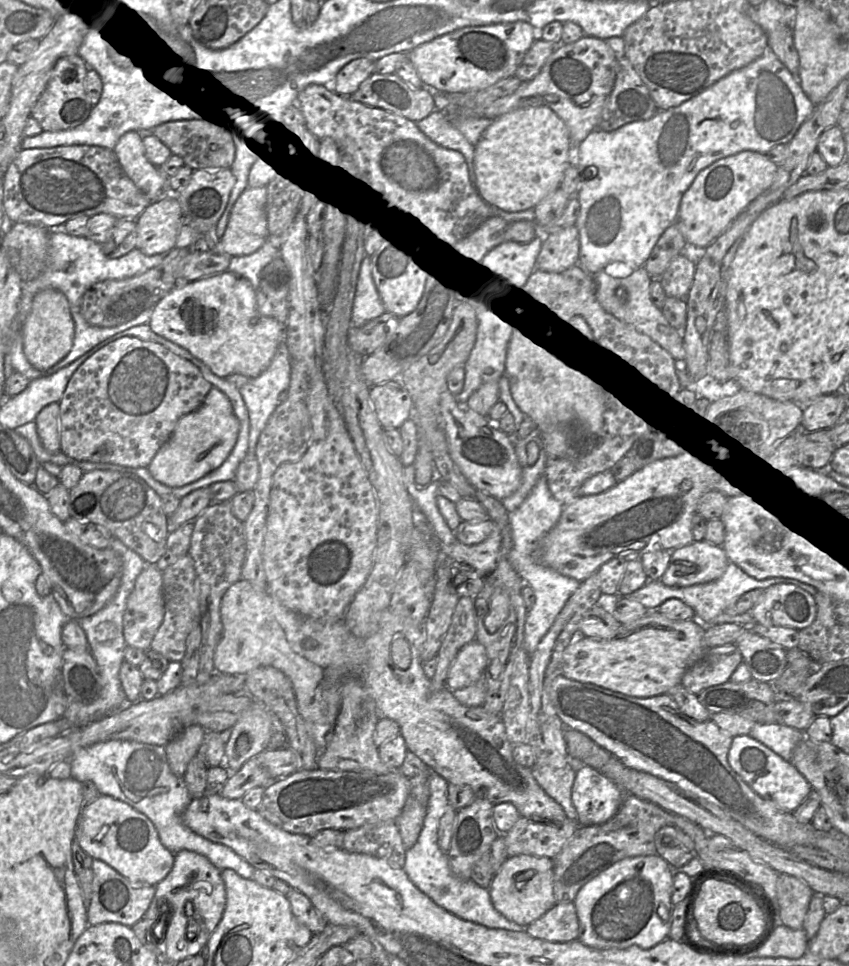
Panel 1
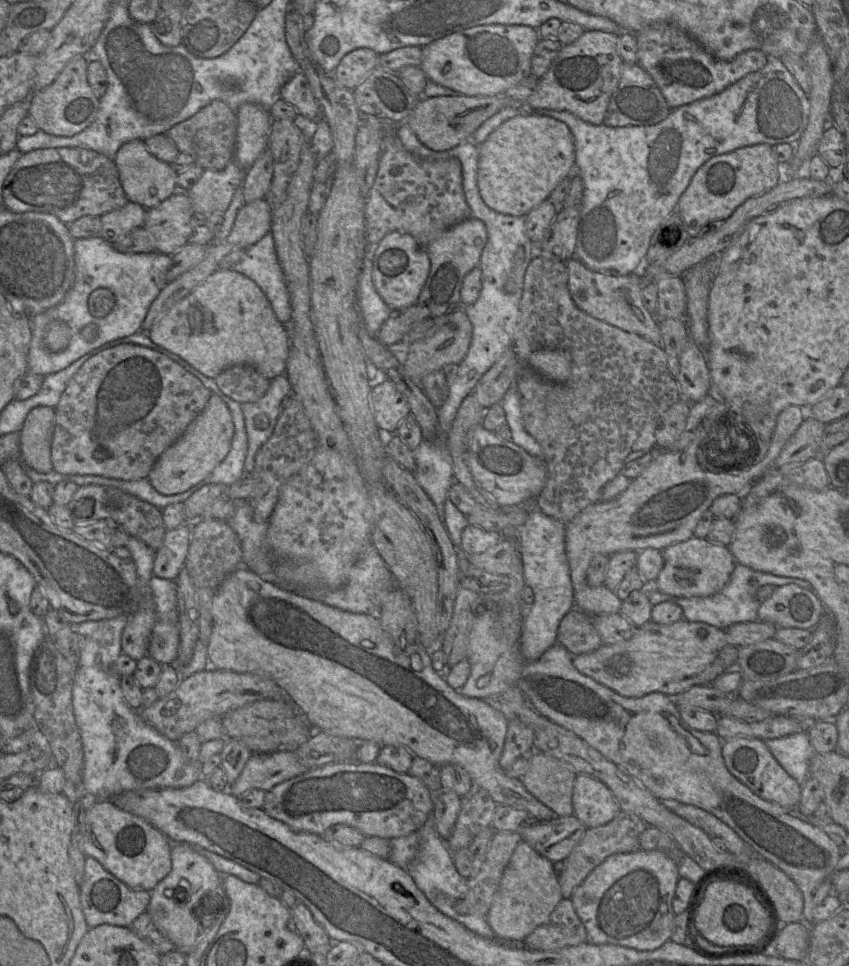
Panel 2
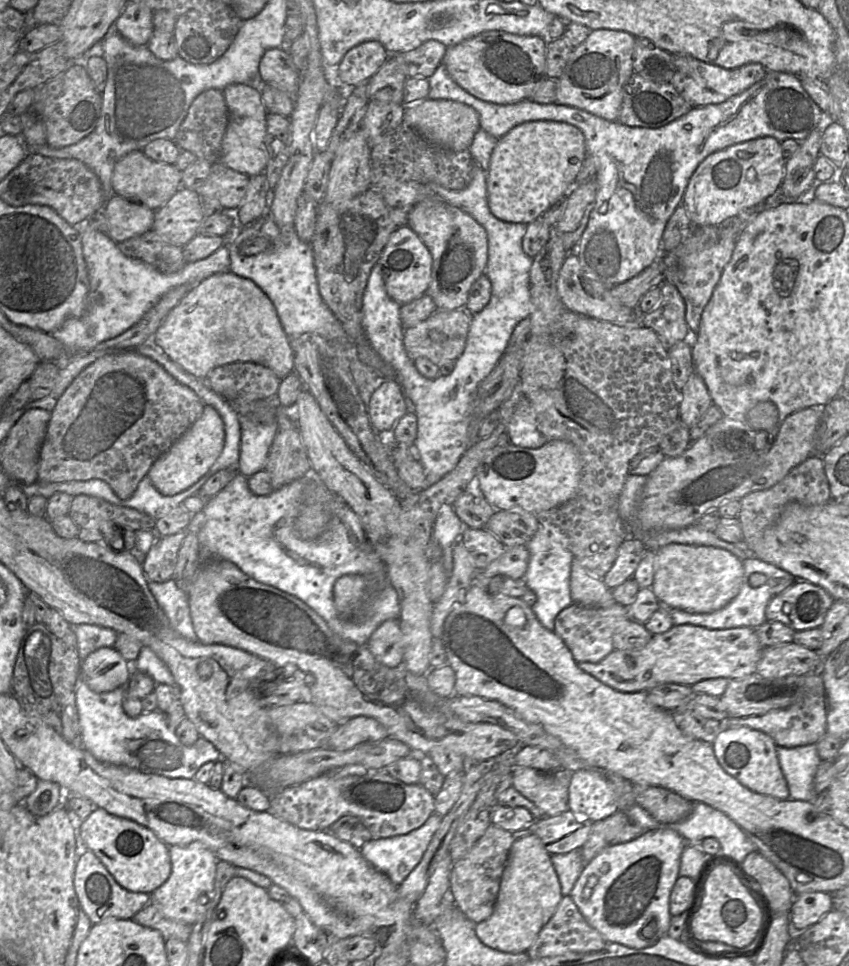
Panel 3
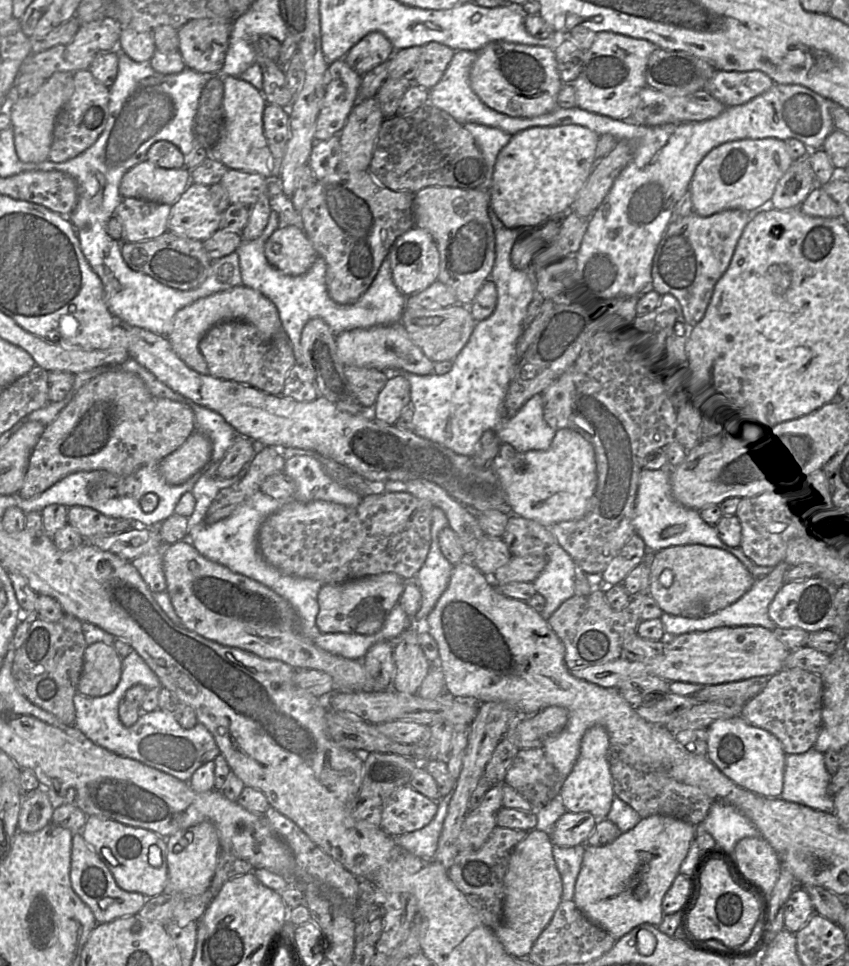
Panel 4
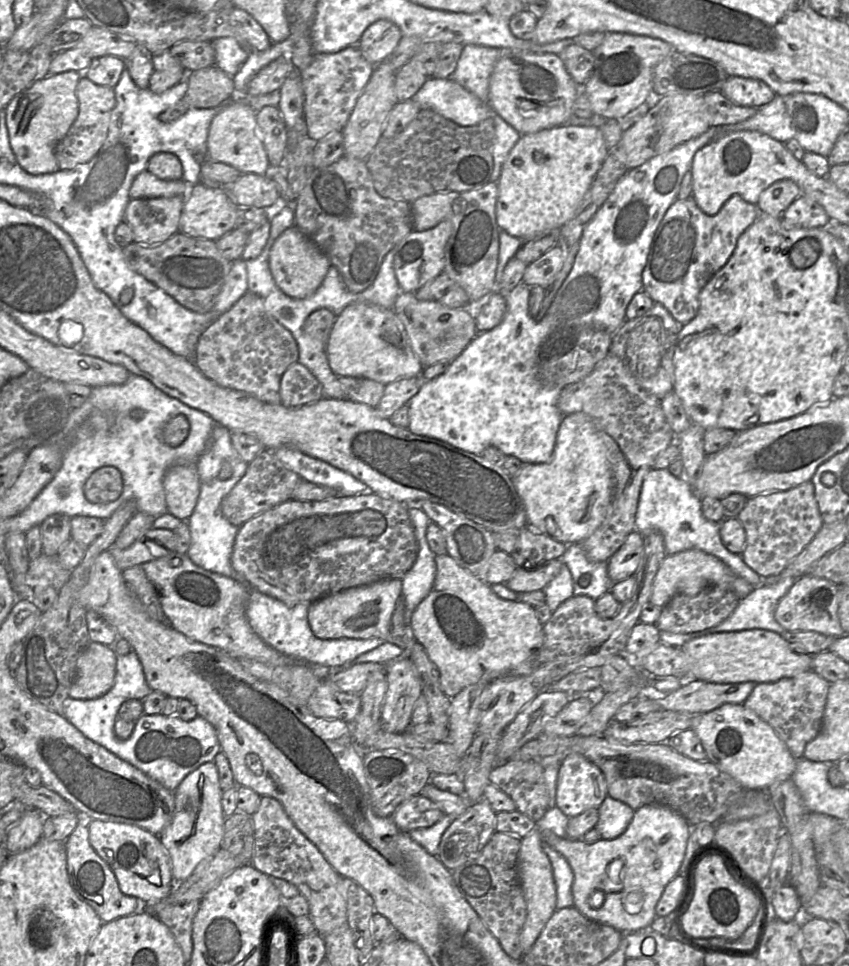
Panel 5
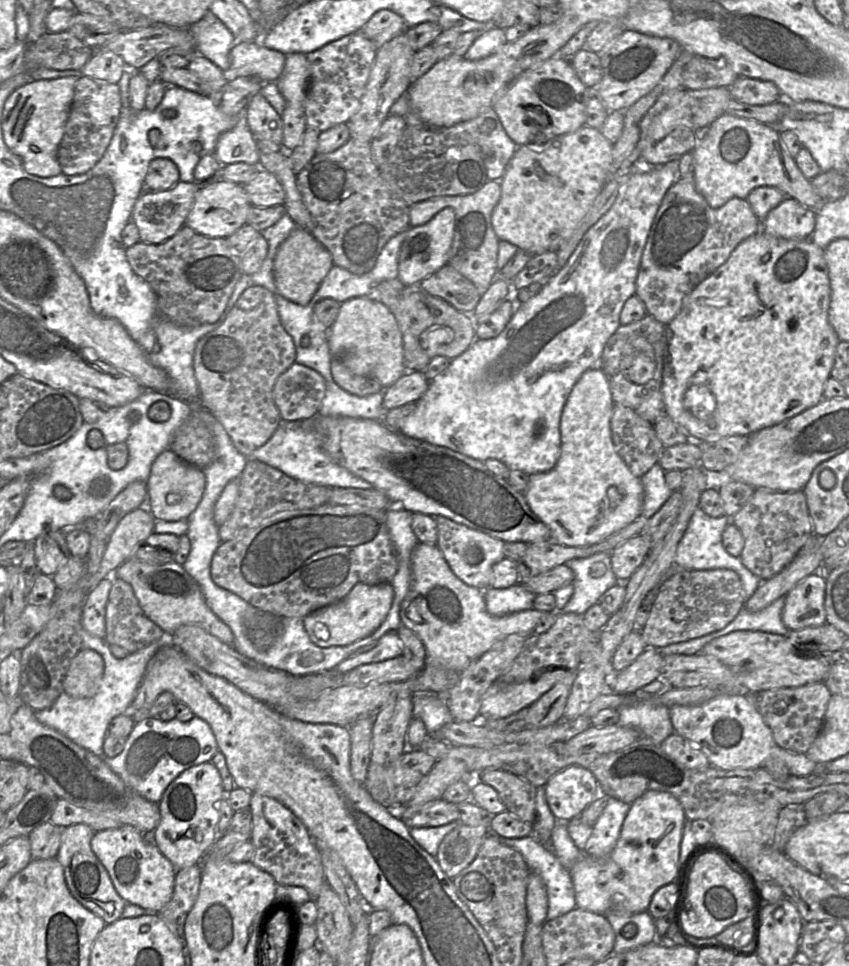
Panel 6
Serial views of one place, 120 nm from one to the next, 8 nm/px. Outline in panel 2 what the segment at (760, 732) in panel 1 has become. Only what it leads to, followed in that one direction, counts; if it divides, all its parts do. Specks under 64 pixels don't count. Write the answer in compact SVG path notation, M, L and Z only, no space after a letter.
M807 732L768 739L765 743L783 769L803 785L810 776L809 762L815 754Z

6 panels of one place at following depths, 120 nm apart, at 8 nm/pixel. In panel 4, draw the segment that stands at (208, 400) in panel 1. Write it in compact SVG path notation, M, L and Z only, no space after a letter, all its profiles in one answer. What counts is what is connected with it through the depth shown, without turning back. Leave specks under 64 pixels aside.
M195 430L179 448L158 462L159 472L169 485L183 484L210 464L211 451L208 437Z

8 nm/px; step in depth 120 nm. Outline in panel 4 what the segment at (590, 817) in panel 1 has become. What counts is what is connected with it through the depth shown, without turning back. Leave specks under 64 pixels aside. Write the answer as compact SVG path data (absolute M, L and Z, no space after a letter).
M595 725L584 734L580 753L569 775L565 778L558 797L569 812L589 812L598 821L606 819L615 797L609 767L610 741L607 730Z

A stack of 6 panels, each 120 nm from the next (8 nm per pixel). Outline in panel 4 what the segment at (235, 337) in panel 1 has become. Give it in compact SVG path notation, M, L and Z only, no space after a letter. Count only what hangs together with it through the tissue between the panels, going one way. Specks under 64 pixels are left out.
M242 284L199 298L177 311L172 331L166 337L175 353L187 366L200 374L208 374L206 361L199 350L199 342L211 327L228 320L238 320L252 324L264 339L273 339L285 335L275 305L259 291Z

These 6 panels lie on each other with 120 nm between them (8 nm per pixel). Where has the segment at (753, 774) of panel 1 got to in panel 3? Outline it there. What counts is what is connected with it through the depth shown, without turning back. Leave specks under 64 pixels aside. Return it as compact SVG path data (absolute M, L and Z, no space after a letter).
M747 727L722 730L712 743L715 757L722 769L743 786L779 800L789 798L789 789L777 757L777 745L767 734Z

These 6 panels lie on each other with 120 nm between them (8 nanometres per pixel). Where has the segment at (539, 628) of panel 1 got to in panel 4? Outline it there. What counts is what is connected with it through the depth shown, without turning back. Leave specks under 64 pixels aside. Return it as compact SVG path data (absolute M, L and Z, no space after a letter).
M558 542L550 545L546 551L547 564L541 574L533 581L533 586L545 598L545 607L540 615L547 621L559 606L575 595L575 562Z

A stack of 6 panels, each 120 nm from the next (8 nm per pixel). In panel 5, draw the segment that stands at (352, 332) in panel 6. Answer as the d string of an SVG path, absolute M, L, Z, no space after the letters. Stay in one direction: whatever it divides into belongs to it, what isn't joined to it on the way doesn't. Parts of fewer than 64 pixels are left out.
M367 302L353 303L337 315L326 352L336 376L365 378L383 385L402 378L419 378L424 369L397 314L392 309Z

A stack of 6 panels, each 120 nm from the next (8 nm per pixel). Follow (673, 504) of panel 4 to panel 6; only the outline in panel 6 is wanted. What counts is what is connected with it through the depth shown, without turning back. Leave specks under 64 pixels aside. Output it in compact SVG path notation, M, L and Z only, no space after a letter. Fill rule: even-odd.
M659 464L653 465L641 478L644 500L641 516L650 519L672 495L665 482L665 471ZM698 506L695 509L687 529L678 544L674 565L687 570L733 570L739 575L741 579L744 596L747 600L754 594L763 580L748 570L741 562L740 557L730 555L723 547L722 533L730 522L731 517L722 515L720 517L713 518L708 516L700 508L700 506Z

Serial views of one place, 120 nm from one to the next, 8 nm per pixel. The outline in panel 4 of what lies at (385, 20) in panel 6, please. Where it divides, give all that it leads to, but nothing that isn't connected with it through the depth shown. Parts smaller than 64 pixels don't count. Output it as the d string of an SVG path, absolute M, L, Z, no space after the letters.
M373 31L358 41L343 58L359 75L388 61L395 52L391 41L380 31Z

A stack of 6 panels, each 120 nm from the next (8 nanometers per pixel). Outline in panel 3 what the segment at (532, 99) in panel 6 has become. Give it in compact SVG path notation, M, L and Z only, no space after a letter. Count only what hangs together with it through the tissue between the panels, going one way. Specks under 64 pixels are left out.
M499 30L482 32L447 48L442 63L451 78L476 98L500 105L528 100L537 83L546 78L547 42L539 36L520 36Z

